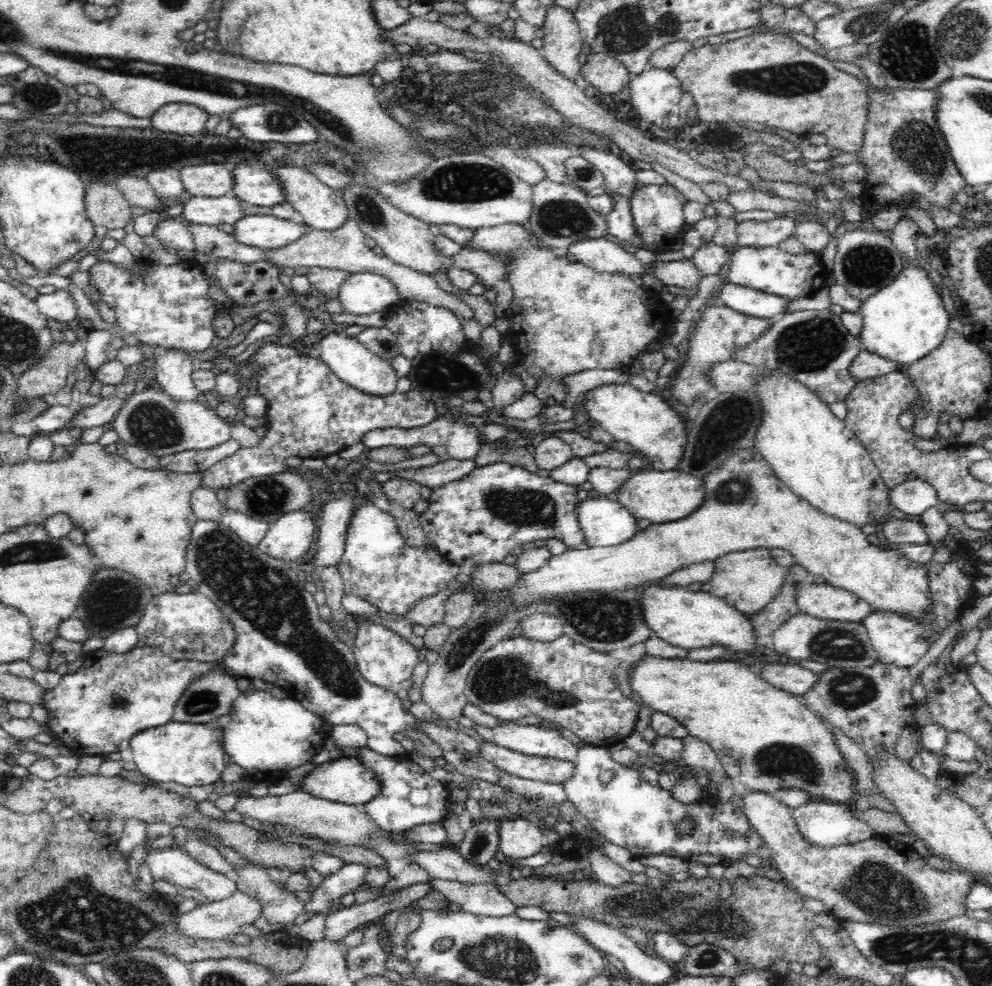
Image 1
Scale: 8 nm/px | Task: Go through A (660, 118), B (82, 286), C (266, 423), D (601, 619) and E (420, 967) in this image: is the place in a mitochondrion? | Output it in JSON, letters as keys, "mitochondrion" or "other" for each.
{"A":"other","B":"other","C":"other","D":"mitochondrion","E":"other"}

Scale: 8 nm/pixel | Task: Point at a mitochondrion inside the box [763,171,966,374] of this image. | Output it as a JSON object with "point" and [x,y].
{"point":[866,265]}

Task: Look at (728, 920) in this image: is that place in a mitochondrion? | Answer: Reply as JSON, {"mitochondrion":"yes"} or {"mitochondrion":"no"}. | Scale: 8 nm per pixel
{"mitochondrion":"yes"}

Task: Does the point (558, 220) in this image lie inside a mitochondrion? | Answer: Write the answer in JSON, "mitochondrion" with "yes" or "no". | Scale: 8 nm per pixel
{"mitochondrion":"yes"}

